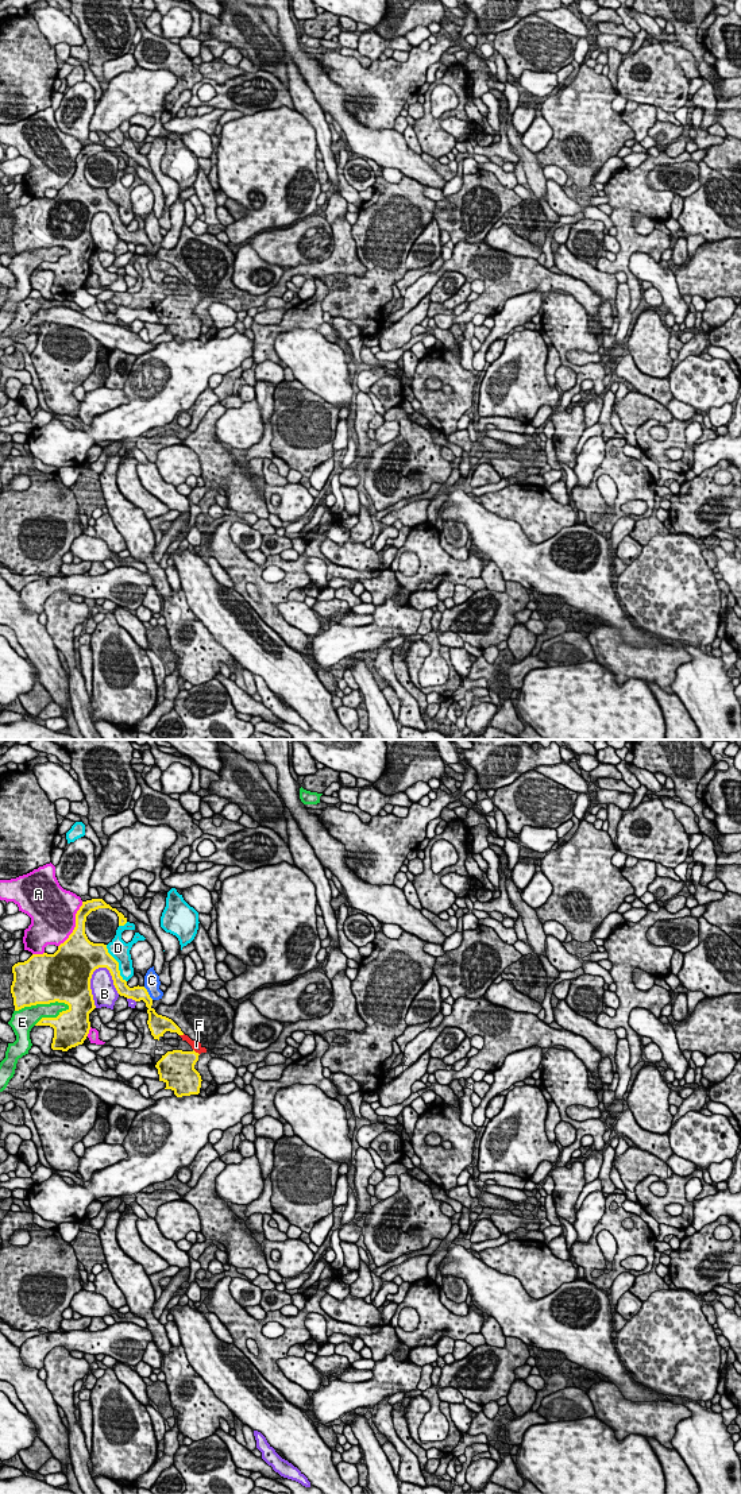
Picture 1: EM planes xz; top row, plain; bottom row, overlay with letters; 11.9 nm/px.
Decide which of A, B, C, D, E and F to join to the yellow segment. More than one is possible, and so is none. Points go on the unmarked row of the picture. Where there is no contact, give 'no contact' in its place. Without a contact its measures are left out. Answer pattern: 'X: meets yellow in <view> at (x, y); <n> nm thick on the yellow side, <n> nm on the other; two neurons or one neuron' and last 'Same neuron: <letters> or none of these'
A: meets yellow in xz at (76, 169); 300 nm thick on the yellow side, 480 nm on the other; two neurons
B: meets yellow in xz at (89, 228); 500 nm thick on the yellow side, 280 nm on the other; two neurons
C: meets yellow in xz at (147, 238); 170 nm thick on the yellow side, 190 nm on the other; two neurons
D: meets yellow in xz at (118, 208); 260 nm thick on the yellow side, 220 nm on the other; two neurons
E: meets yellow in xz at (42, 247); 500 nm thick on the yellow side, 240 nm on the other; two neurons
F: meets yellow in xz at (195, 296); 360 nm thick on the yellow side, 120 nm on the other; one neuron
Same neuron: F

